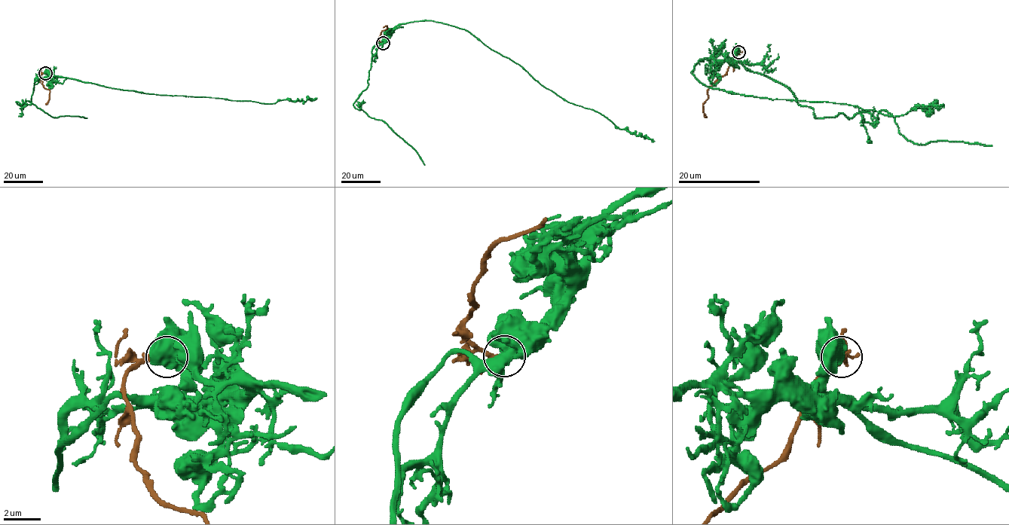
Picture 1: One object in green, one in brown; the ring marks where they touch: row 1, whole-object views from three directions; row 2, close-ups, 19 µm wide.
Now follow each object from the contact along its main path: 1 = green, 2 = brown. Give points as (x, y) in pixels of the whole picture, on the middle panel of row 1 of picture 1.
1: (383, 43), (395, 27), (411, 22), (433, 20), (464, 28), (570, 102), (592, 108), (619, 129), (654, 141)
2: (383, 43), (378, 40), (380, 33), (387, 28), (386, 25), (383, 27)

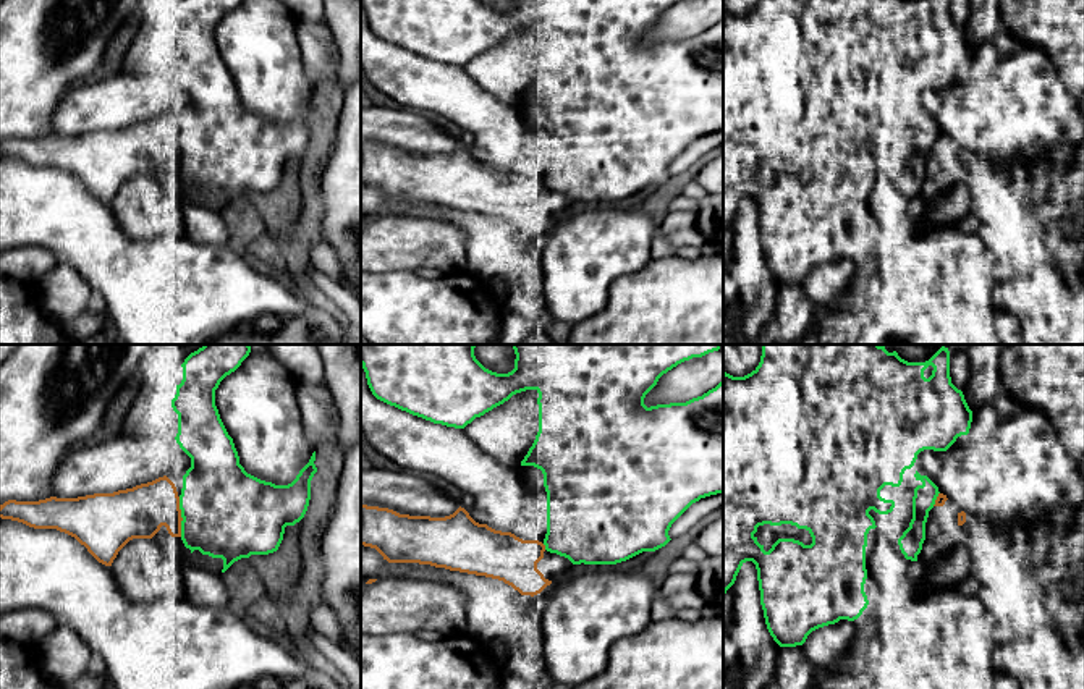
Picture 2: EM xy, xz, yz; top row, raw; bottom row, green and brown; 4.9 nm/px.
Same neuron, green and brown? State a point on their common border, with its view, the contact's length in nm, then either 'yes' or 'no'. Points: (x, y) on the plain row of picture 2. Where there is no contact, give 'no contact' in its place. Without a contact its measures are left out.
xy (182, 154) | 200 nm | no

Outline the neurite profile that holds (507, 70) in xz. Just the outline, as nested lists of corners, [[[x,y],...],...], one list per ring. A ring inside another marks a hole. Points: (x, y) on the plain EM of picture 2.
[[[526,27],[476,55],[463,68],[490,95],[506,105],[521,102],[539,70],[539,31]]]

